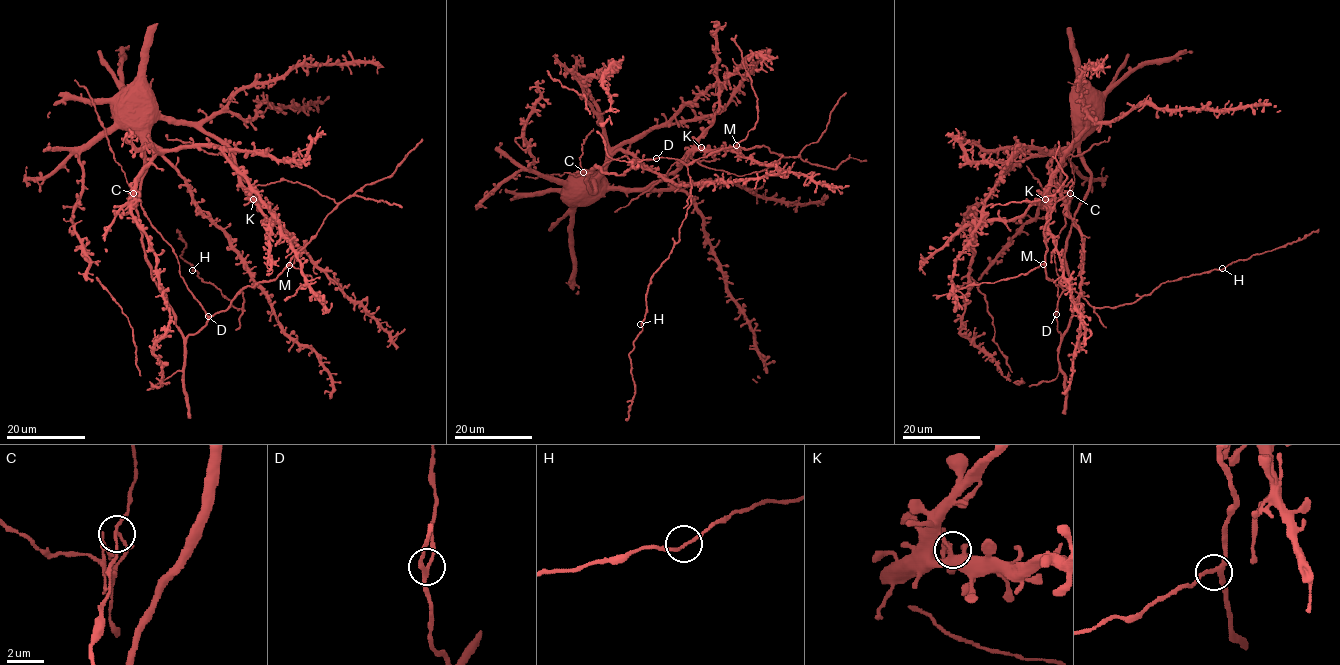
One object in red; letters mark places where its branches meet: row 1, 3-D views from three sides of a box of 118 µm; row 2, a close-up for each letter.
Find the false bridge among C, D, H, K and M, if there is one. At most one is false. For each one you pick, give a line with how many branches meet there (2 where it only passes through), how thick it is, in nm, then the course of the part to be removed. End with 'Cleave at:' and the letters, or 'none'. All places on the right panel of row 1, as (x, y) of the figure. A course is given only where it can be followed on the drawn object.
C: 4 branches meet; 140 nm thick; foreign part runs (1070, 194), (1072, 197), (1067, 200), (1047, 193), (1026, 166)
Cleave at: C

